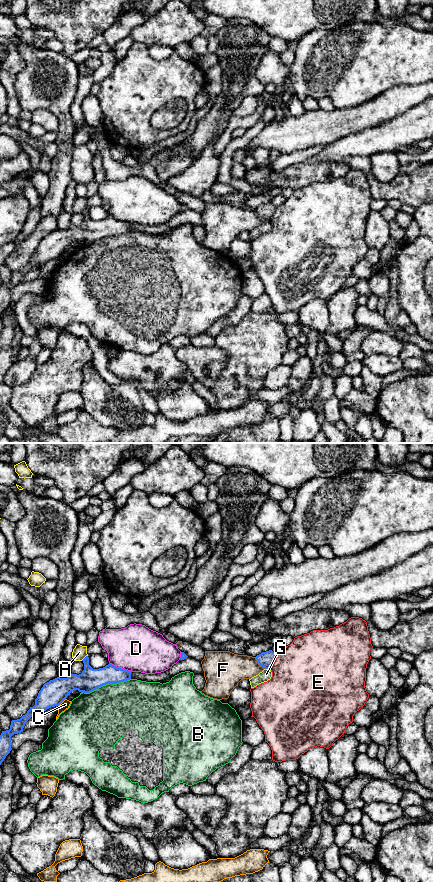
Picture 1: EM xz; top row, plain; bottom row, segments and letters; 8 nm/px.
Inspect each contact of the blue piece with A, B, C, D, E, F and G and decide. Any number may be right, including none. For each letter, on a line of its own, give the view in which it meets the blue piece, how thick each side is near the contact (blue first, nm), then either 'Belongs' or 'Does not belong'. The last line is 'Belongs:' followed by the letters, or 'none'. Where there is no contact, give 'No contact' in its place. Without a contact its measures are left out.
A: Touches blue in xz. Thickness 180 nm (blue) against 110 nm. Does not belong
B: Touches blue in xz. Thickness 180 nm (blue) against 440 nm. Does not belong
C: Touches blue in xz. Thickness 200 nm (blue) against 70 nm. Does not belong
D: Touches blue in xz. Thickness 180 nm (blue) against 380 nm. Does not belong
E: Touches blue in xz. Thickness 120 nm (blue) against 480 nm. Does not belong
F: Touches blue in xz. Thickness 120 nm (blue) against 260 nm. Does not belong
G: Touches blue in xz. Thickness 120 nm (blue) against 90 nm. Does not belong
Belongs: none

